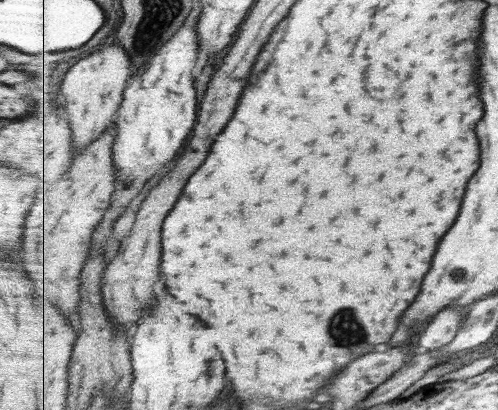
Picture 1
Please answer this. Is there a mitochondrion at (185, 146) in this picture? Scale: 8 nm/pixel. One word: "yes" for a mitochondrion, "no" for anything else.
no

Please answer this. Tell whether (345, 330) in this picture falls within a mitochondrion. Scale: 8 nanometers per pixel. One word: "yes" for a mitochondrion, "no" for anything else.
yes

